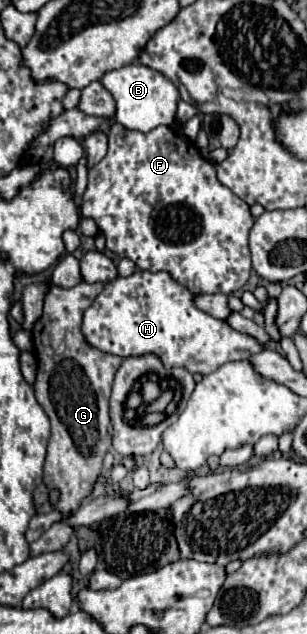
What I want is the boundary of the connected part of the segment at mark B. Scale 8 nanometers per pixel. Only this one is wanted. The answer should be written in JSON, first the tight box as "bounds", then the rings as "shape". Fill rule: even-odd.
{"bounds":[100,64,180,132],"shape":[[[128,64],[128,66],[122,66],[118,70],[106,72],[106,76],[100,82],[114,96],[116,122],[120,122],[128,130],[150,132],[160,124],[162,126],[174,124],[180,94],[176,90],[176,86],[160,72],[154,72],[152,68],[146,68],[142,64]]]}

